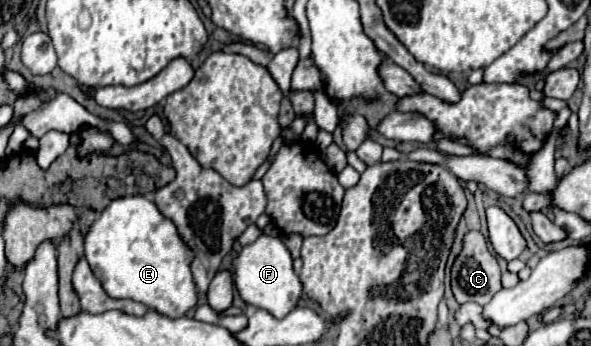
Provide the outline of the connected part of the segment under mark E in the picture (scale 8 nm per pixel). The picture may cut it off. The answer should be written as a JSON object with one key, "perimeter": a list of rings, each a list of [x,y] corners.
{"perimeter":[[[128,196],[112,200],[100,216],[92,222],[84,236],[84,258],[88,260],[94,276],[100,280],[104,292],[110,298],[130,298],[146,304],[148,308],[168,318],[180,318],[196,306],[196,286],[190,274],[190,250],[182,246],[182,238],[174,230],[174,222],[164,218],[154,202],[144,196]]]}

